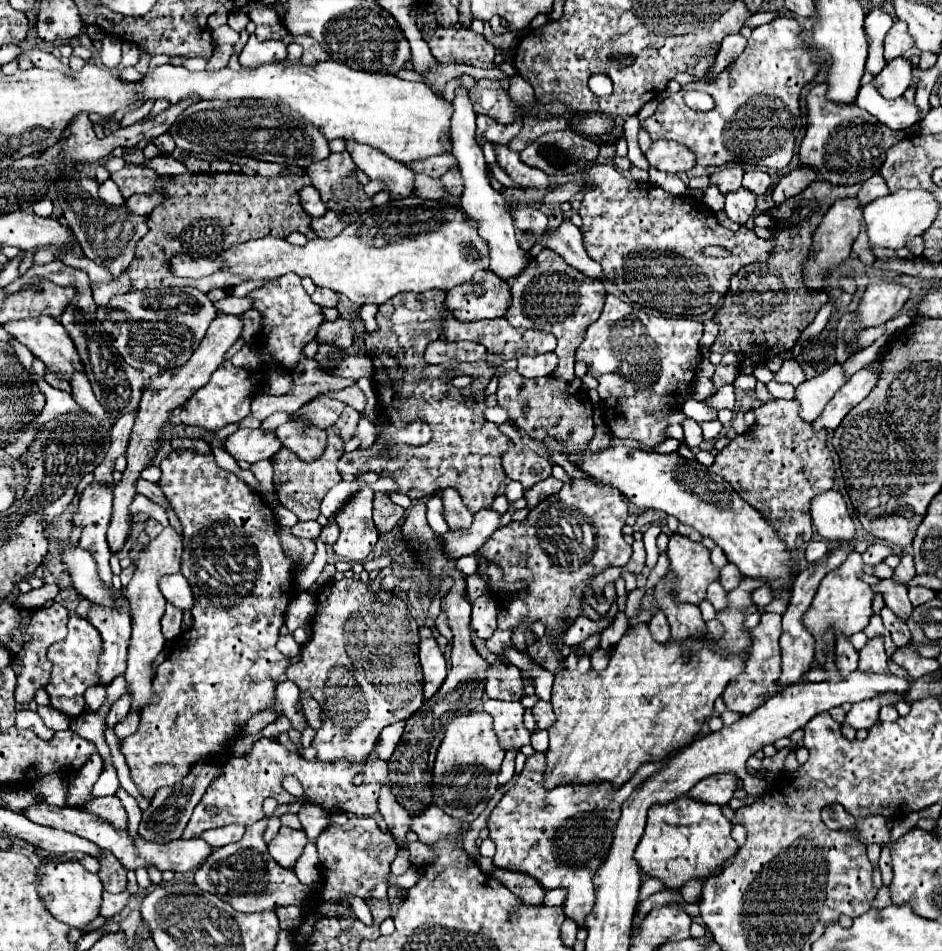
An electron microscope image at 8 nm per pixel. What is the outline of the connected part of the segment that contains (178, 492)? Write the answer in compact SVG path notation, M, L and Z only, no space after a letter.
M172 450L162 460L160 468L162 478L158 486L170 500L184 528L180 572L190 582L196 602L192 608L192 628L176 640L170 656L156 670L154 692L160 696L160 702L146 706L140 716L138 732L120 740L120 750L130 768L130 778L144 798L152 798L162 786L178 784L192 764L212 758L240 734L248 718L272 706L276 690L274 678L290 664L290 660L278 652L276 640L294 594L294 566L280 546L276 516L256 490L232 472L220 468L212 454Z

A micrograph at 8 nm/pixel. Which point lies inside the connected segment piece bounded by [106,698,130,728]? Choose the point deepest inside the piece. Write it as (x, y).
(119, 709)

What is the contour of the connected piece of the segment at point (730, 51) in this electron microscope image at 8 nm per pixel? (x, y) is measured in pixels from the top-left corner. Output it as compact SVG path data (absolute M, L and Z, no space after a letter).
M732 34L732 36L726 36L726 40L722 42L722 48L716 56L716 64L714 68L706 74L706 76L712 76L712 74L720 74L742 50L746 48L746 38L742 34Z

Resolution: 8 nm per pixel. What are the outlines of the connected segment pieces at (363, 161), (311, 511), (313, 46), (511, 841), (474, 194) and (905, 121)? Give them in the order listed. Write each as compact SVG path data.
M354 140L344 142L358 170L368 174L370 180L386 182L386 192L392 198L412 196L414 172L408 166L392 160L390 156L384 156L384 152L378 148L368 148L368 144L356 144Z
M330 426L328 428L328 448L322 454L322 458L318 458L316 462L304 464L288 448L282 448L276 456L272 456L270 462L274 466L274 490L280 498L280 504L292 510L298 516L298 520L316 520L320 516L320 502L324 500L328 490L342 480L342 476L336 470L336 464L342 458L342 454L344 454L344 442L334 434L334 428Z
M296 36L294 38L298 44L302 44L304 54L302 54L302 64L318 64L320 60L330 60L330 56L324 52L324 48L312 40L310 36Z
M534 752L526 760L526 766L512 788L502 796L488 818L488 838L496 844L494 866L524 872L536 878L546 890L566 888L568 898L564 904L564 914L576 920L578 926L584 926L584 920L594 906L592 876L612 846L612 834L616 820L620 818L620 806L642 780L660 768L660 762L644 764L630 782L616 790L608 784L566 784L546 790L542 786L546 756L542 752Z
M460 86L456 88L456 98L454 98L454 116L452 116L452 154L458 160L462 178L464 178L464 194L460 196L462 200L462 208L466 214L470 214L474 220L480 222L478 234L488 242L490 248L490 270L500 276L502 280L512 280L516 276L520 276L520 272L524 272L524 268L528 266L528 256L522 252L520 244L516 242L516 228L514 228L514 220L508 214L508 204L504 202L504 196L500 192L496 192L490 186L488 174L486 174L486 162L482 156L482 148L476 144L474 140L474 132L476 132L476 114L472 108L472 102L468 100L466 88Z
M872 84L860 88L856 104L892 130L908 130L920 122L920 108L916 102L908 102L904 98L884 100Z

